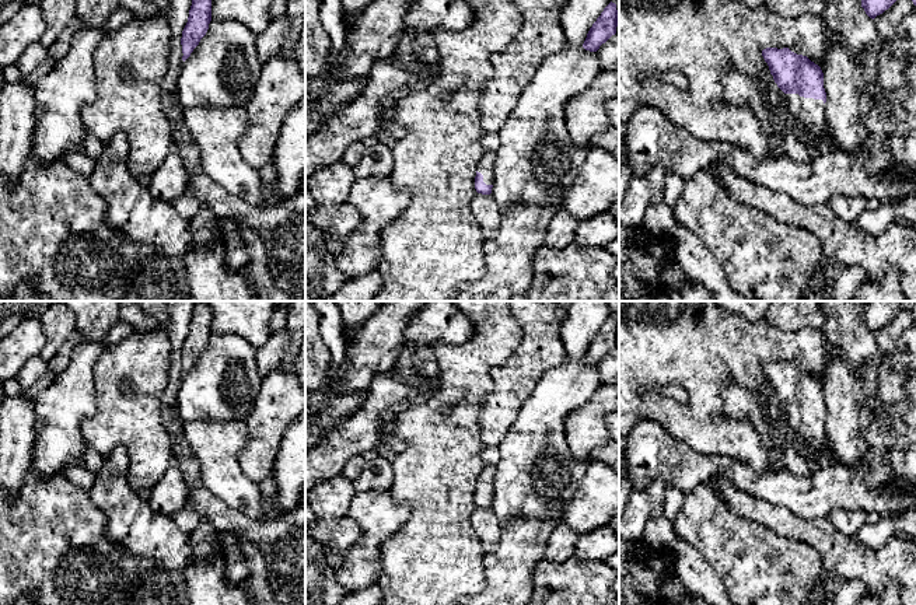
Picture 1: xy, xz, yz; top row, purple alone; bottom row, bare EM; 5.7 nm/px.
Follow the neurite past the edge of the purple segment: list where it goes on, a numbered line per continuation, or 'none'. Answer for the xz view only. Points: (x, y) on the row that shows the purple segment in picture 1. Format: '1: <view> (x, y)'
1: xz (486, 165)

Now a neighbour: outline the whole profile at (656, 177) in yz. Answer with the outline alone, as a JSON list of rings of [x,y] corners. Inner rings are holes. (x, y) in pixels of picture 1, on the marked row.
[[[661,165],[654,167],[650,172],[647,172],[646,178],[651,185],[651,204],[658,204],[664,202],[664,183],[665,183],[667,172]]]

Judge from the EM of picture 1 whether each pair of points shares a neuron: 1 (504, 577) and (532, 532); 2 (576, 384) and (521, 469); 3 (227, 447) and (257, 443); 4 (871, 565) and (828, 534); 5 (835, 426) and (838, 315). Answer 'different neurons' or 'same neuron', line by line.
1: same neuron
2: same neuron
3: different neurons
4: same neuron
5: same neuron

